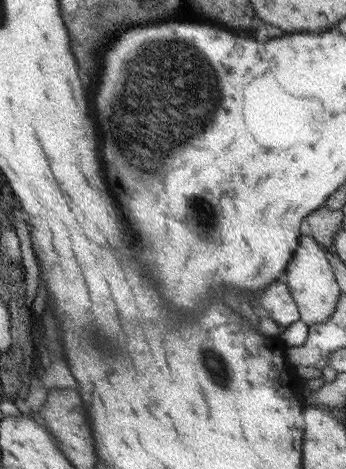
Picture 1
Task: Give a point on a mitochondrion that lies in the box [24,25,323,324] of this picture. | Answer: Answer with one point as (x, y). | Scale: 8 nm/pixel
(169, 93)

